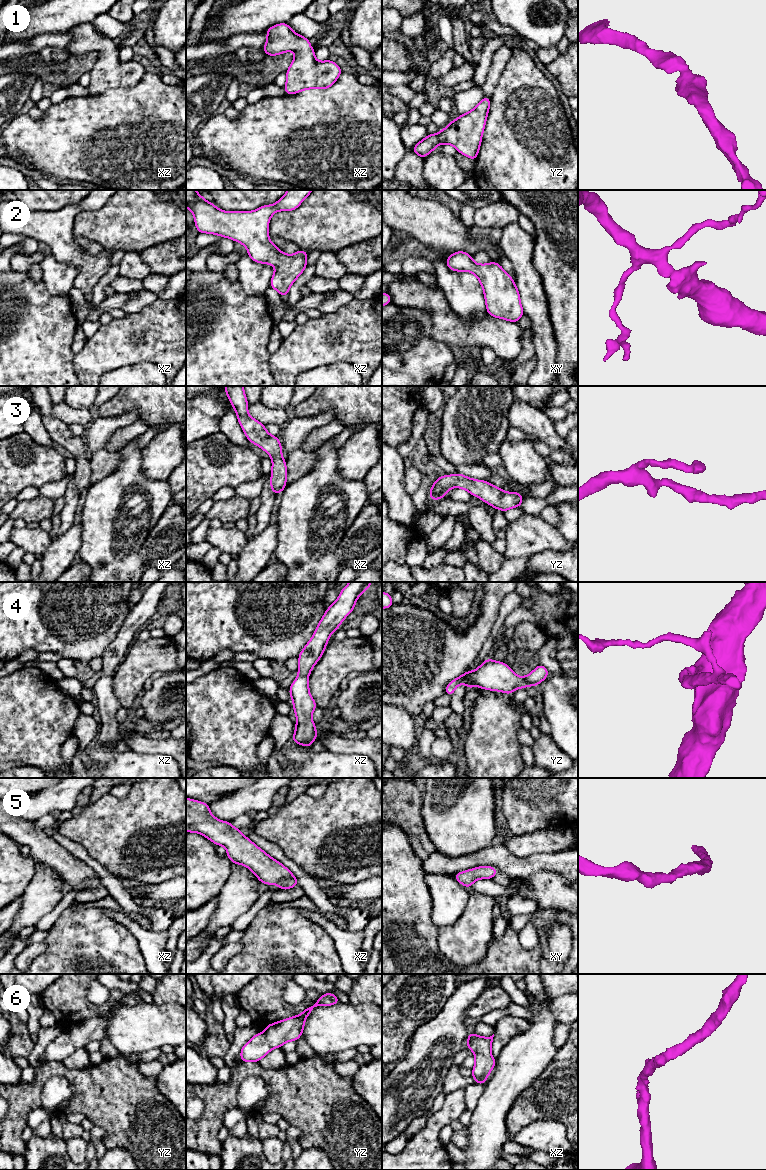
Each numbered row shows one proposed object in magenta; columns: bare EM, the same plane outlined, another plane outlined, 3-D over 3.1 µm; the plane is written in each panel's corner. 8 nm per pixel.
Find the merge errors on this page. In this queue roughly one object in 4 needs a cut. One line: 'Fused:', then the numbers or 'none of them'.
Fused: none of them

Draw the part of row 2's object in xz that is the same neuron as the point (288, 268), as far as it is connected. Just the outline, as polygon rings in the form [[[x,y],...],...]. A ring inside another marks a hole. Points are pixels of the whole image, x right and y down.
[[[186,190],[186,207],[193,213],[198,233],[209,233],[226,237],[243,244],[248,256],[256,263],[271,264],[275,272],[270,280],[270,287],[280,295],[288,297],[290,286],[303,273],[307,266],[308,252],[298,249],[293,255],[285,254],[275,246],[269,238],[268,224],[277,211],[293,211],[313,190],[288,190],[273,205],[263,205],[255,211],[227,212],[218,209],[213,203],[206,201],[196,190]]]

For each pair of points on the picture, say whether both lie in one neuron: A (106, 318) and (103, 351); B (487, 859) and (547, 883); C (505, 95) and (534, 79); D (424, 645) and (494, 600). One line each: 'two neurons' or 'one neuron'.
A: two neurons
B: two neurons
C: one neuron
D: one neuron

